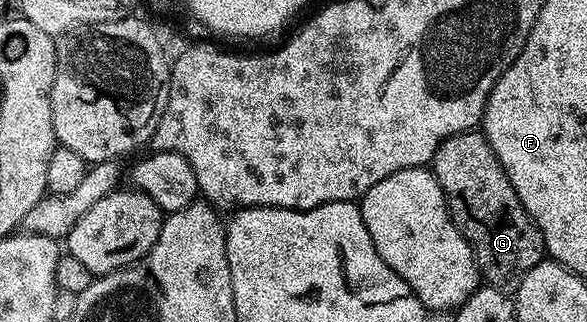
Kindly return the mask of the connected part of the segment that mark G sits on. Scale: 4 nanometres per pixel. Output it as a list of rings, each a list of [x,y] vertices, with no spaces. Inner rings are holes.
[[[467,131],[442,141],[434,152],[432,172],[444,191],[446,205],[450,208],[450,215],[454,218],[456,227],[474,251],[474,260],[478,263],[478,271],[485,284],[503,291],[518,290],[524,275],[528,275],[528,271],[532,271],[532,267],[536,267],[547,256],[546,244],[542,232],[526,214],[526,209],[518,198],[518,190],[512,187],[500,159],[496,159],[485,136],[478,131]]]

